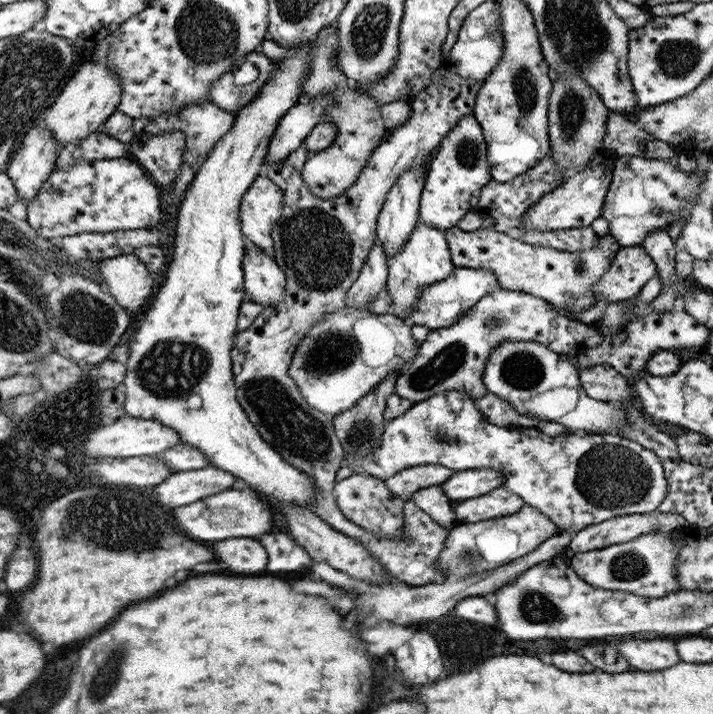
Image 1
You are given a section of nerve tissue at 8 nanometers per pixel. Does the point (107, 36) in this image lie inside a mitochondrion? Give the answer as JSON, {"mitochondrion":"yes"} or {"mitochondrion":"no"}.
{"mitochondrion":"no"}

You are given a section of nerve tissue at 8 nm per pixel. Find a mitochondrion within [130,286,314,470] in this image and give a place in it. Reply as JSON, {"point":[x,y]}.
{"point":[172,369]}

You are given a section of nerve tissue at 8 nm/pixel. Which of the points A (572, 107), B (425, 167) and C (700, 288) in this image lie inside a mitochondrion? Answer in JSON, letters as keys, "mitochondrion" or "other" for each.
{"A":"mitochondrion","B":"other","C":"other"}

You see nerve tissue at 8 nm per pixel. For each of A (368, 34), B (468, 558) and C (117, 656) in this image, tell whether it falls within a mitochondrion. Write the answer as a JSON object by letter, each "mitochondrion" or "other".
{"A":"mitochondrion","B":"mitochondrion","C":"mitochondrion"}

